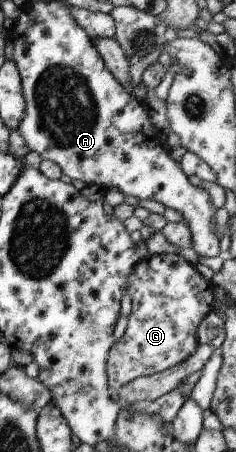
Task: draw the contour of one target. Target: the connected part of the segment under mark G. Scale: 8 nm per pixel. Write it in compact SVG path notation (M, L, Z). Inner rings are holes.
M154 254L136 263L127 279L127 293L132 297L132 311L123 337L112 345L107 359L107 382L110 391L117 391L140 376L151 376L186 361L197 348L197 329L211 312L215 301L215 286L180 254Z

